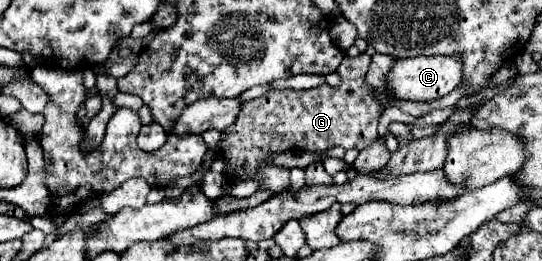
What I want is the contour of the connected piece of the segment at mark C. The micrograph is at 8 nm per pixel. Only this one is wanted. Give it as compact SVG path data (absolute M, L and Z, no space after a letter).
M415 56L397 60L389 72L387 88L399 100L413 100L413 102L433 102L449 94L461 82L461 58L449 56Z

